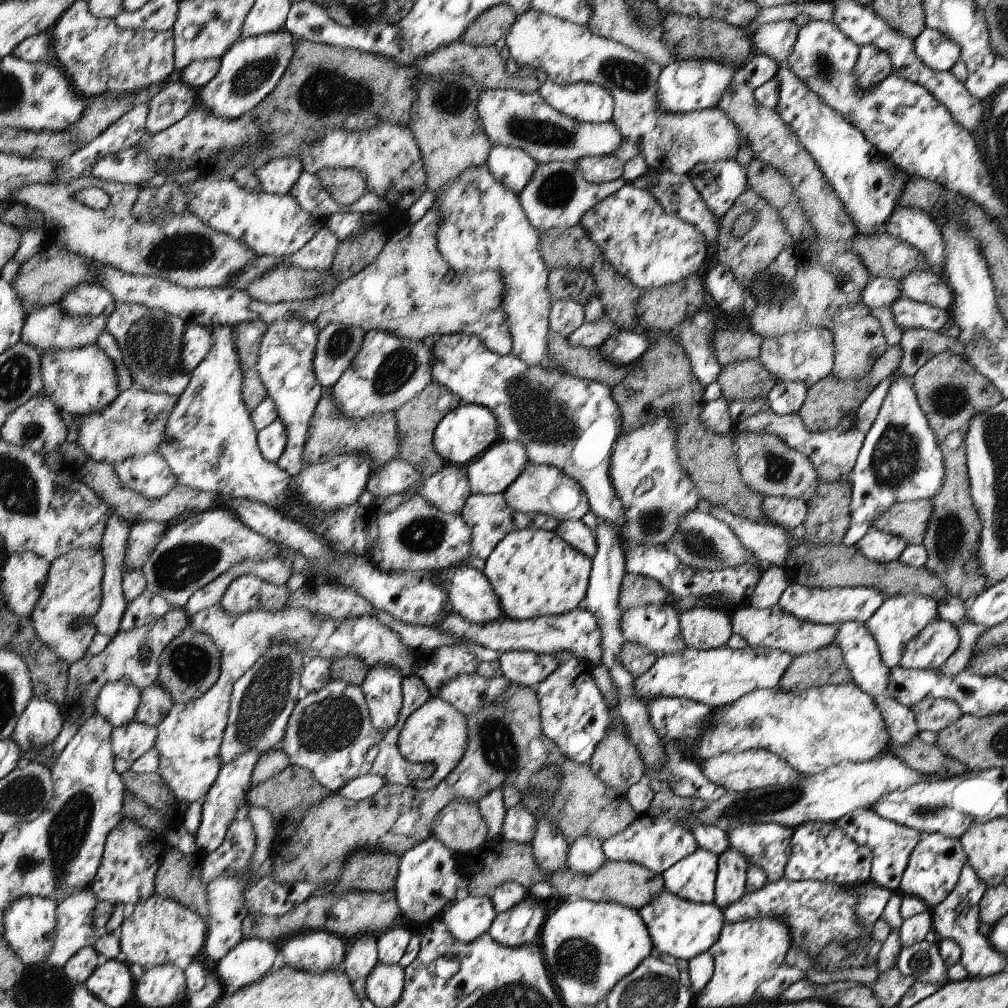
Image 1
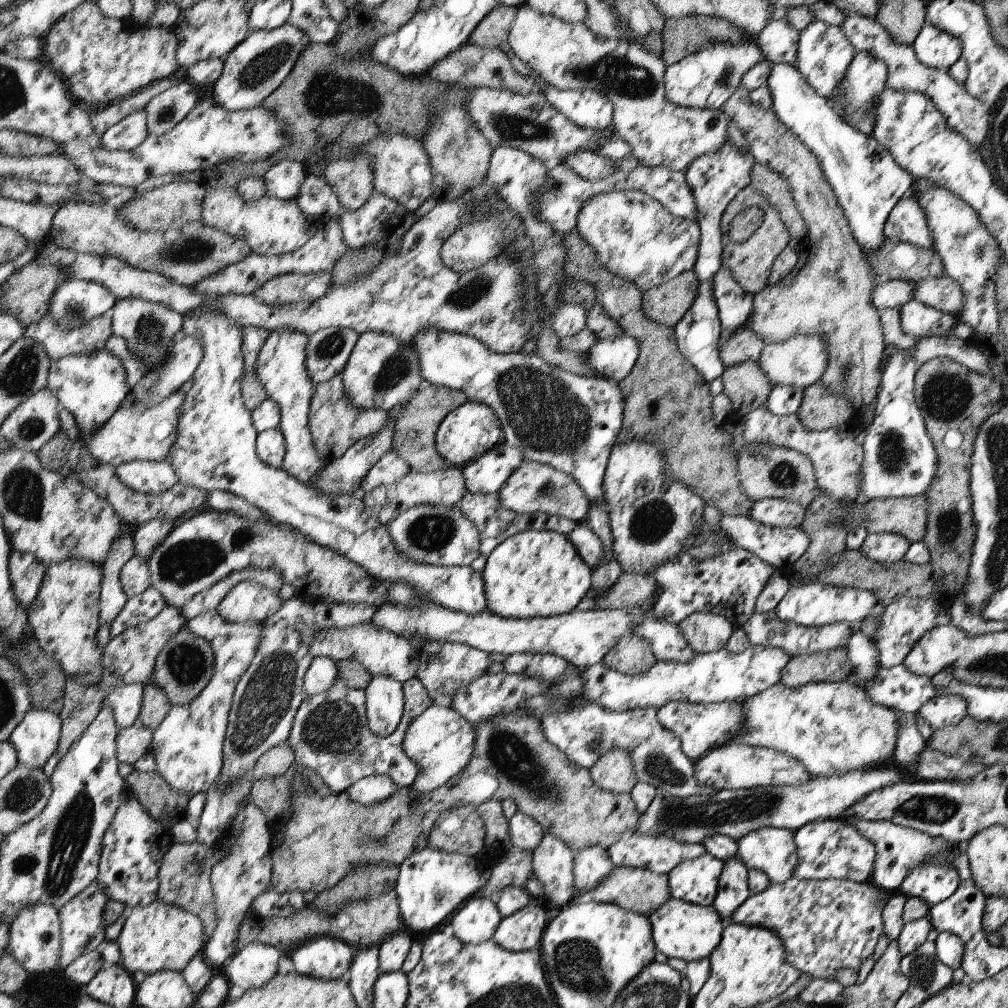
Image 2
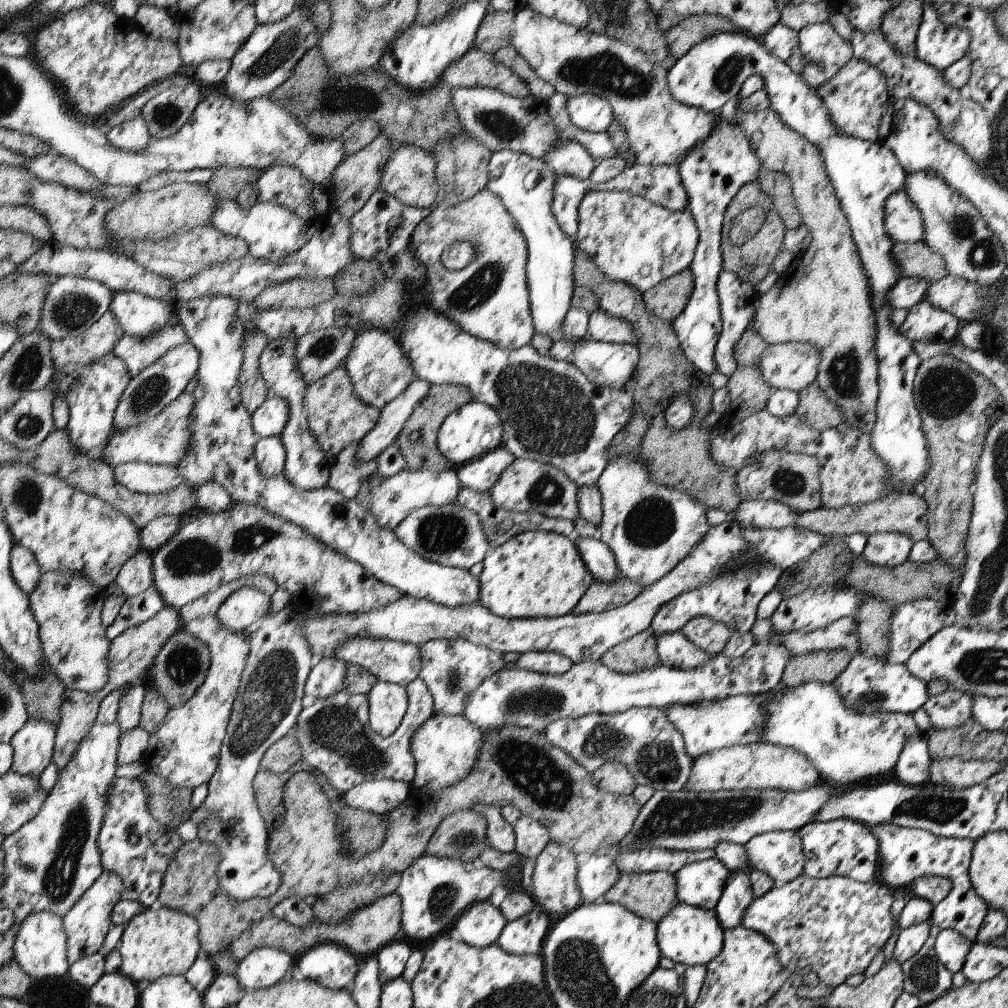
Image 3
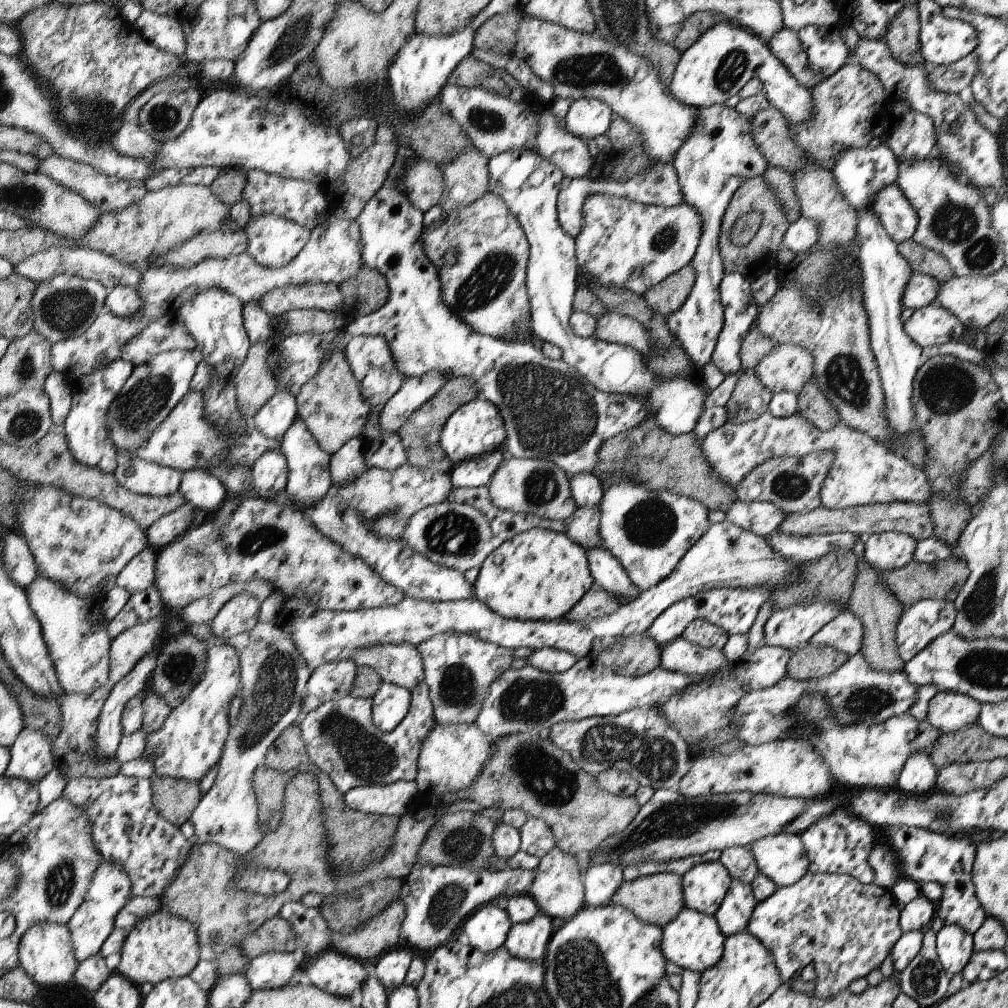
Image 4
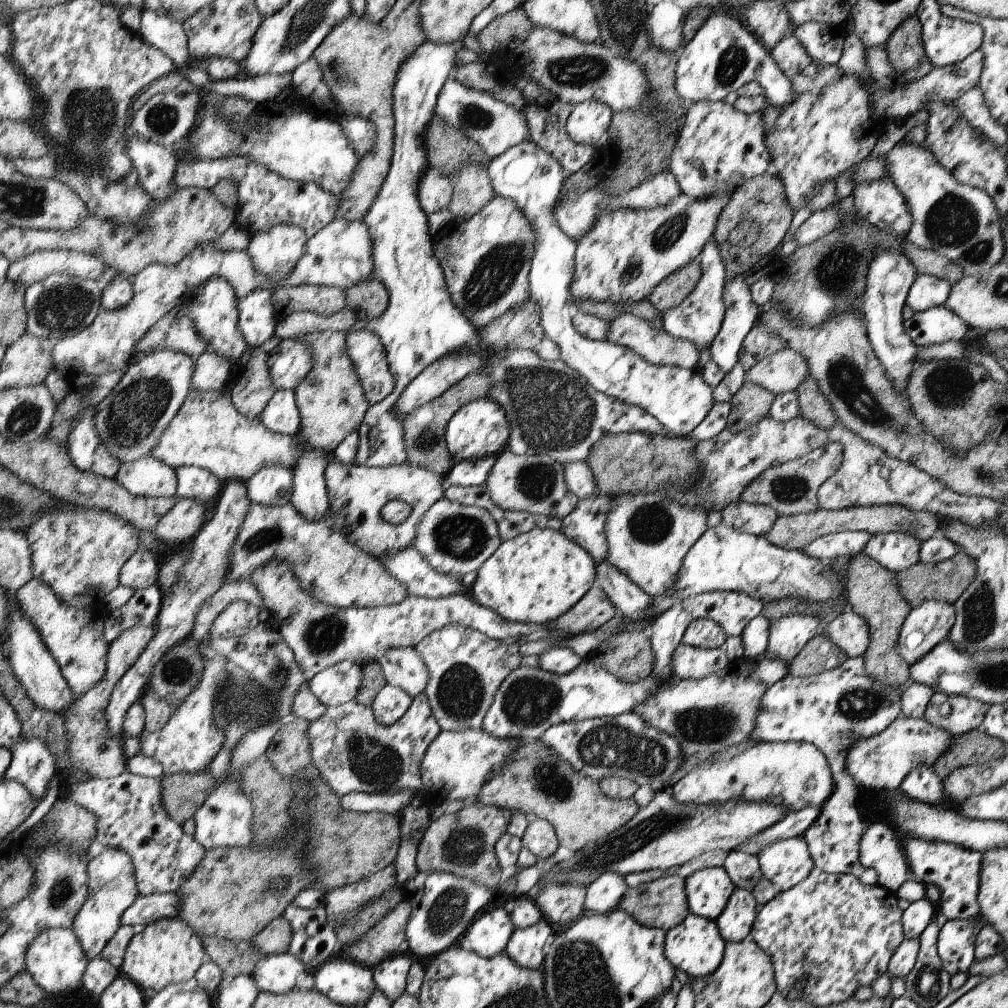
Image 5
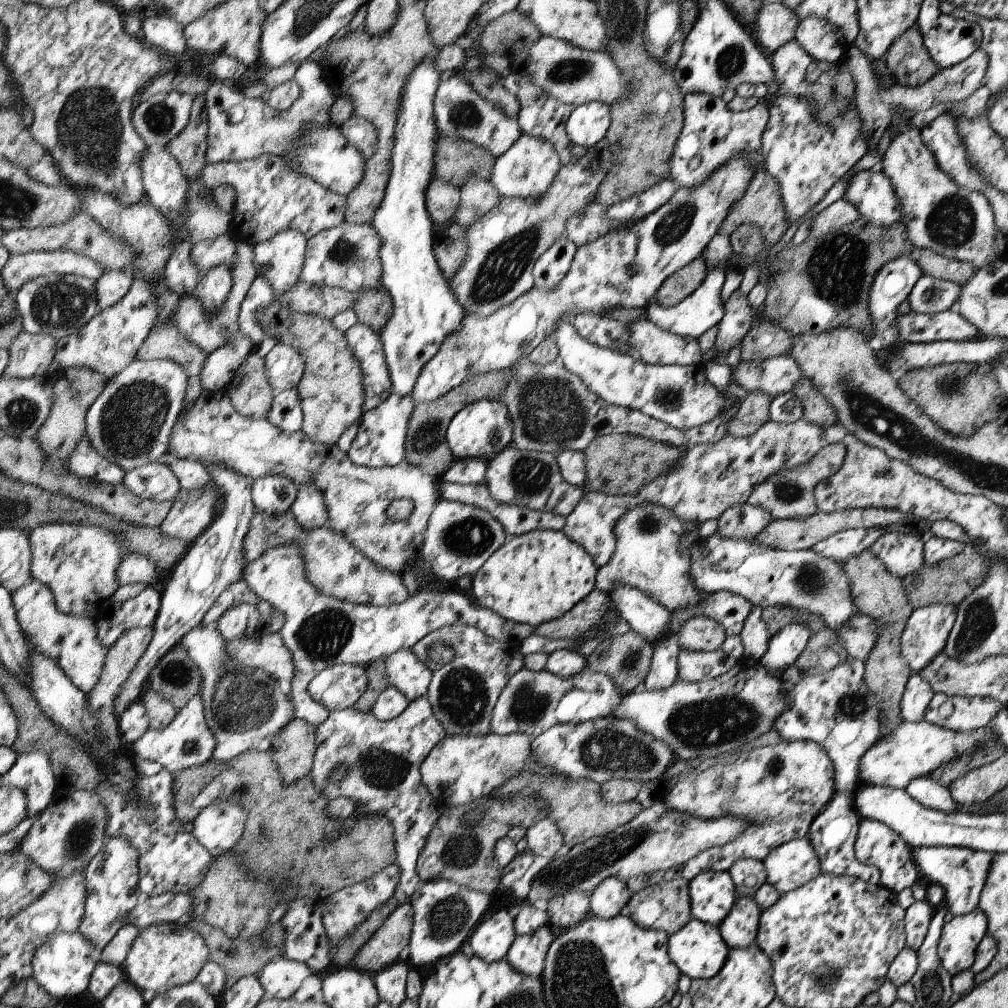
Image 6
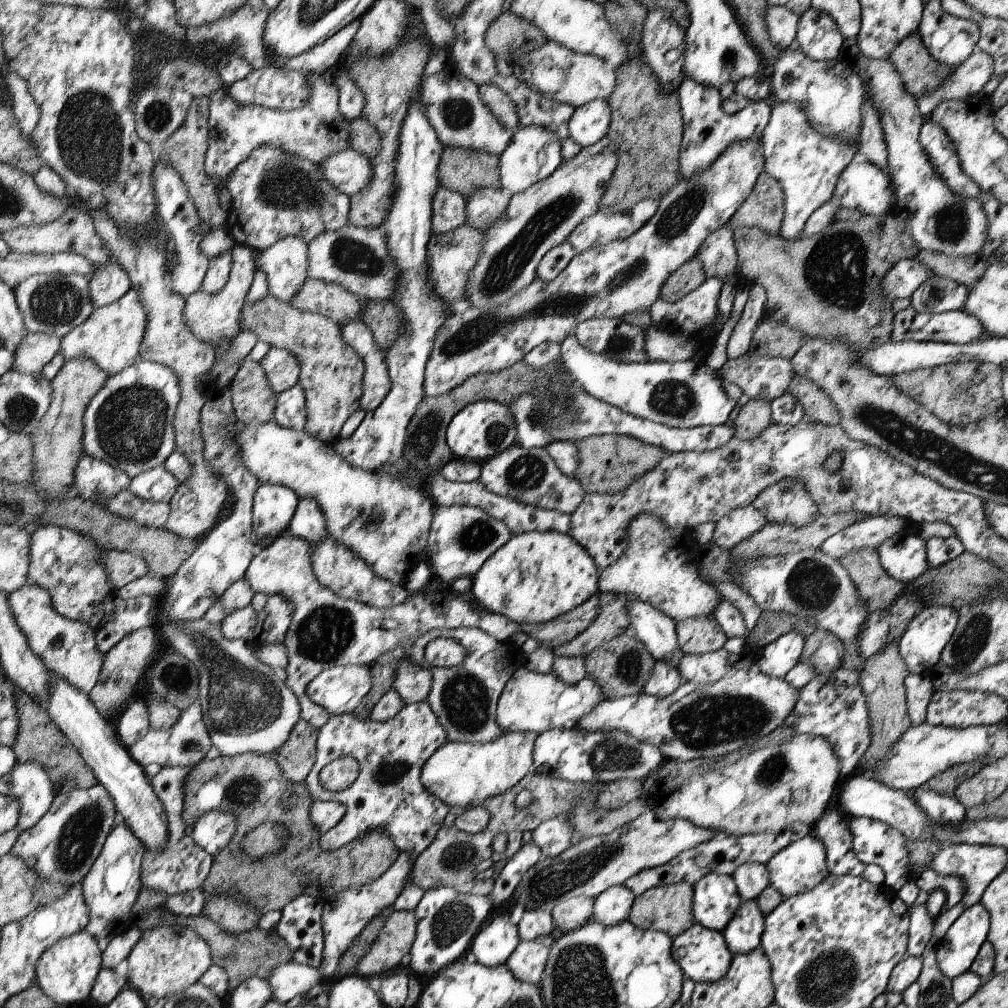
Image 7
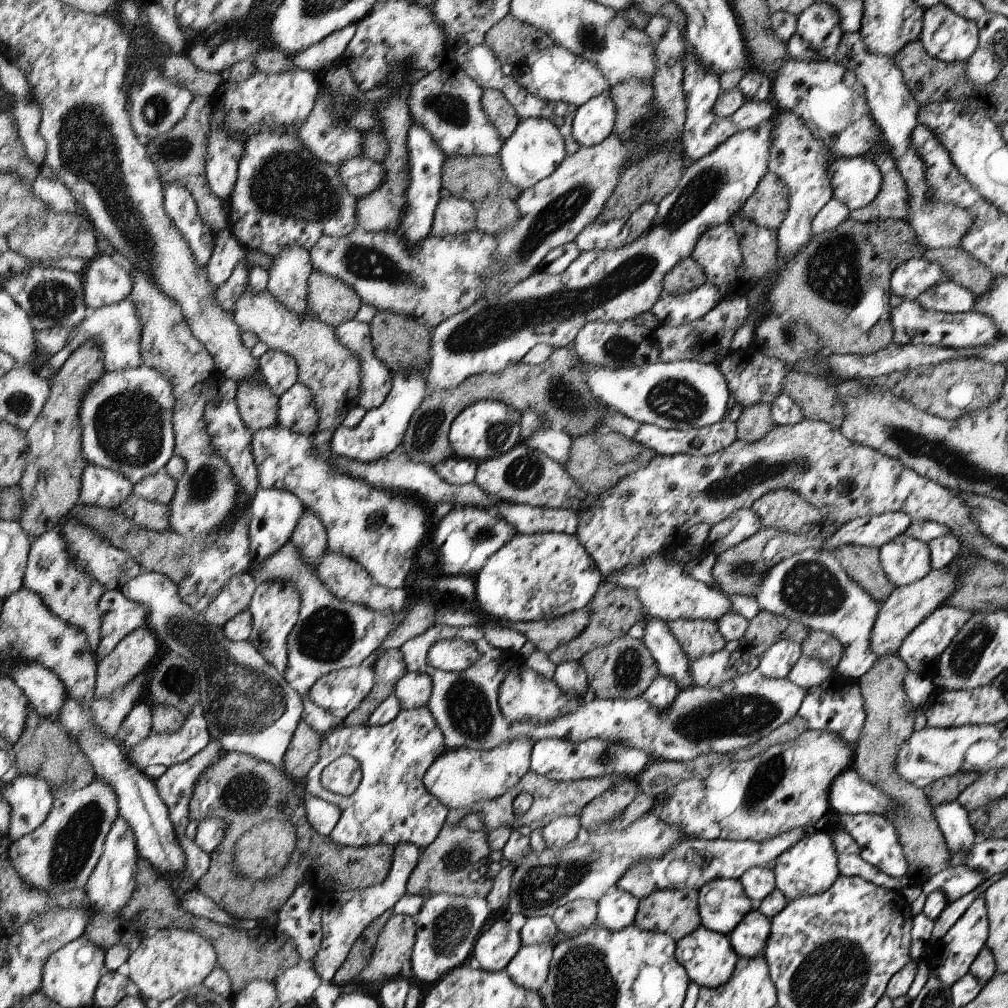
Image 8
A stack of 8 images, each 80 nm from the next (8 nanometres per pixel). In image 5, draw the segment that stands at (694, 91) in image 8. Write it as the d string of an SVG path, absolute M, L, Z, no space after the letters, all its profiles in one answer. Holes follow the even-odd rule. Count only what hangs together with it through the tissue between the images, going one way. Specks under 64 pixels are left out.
M702 99L701 101L688 103L676 146L674 146L669 160L668 170L674 175L682 193L705 199L705 196L713 195L718 187L726 183L736 188L743 185L754 175L768 172L770 159L771 156L765 145L765 122L762 110L746 114L737 111L725 101Z

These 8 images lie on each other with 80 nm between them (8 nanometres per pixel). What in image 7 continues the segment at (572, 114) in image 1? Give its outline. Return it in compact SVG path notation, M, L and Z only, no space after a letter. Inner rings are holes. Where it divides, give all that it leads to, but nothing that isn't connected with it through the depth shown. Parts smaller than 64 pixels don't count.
M596 99L578 107L569 120L569 135L581 146L597 143L610 126L610 106L606 99Z

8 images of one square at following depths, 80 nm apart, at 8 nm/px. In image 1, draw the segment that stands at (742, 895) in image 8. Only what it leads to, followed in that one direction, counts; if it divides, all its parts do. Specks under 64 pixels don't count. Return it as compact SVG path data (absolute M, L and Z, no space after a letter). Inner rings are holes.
M700 847L663 872L665 890L695 903L713 903L720 856Z

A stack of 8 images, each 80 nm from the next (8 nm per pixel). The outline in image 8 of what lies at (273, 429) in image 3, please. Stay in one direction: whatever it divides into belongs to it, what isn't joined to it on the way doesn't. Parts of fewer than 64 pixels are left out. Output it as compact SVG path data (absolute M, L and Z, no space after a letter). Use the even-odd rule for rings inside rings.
M299 380L280 397L277 424L310 437L317 432L318 422L312 391Z

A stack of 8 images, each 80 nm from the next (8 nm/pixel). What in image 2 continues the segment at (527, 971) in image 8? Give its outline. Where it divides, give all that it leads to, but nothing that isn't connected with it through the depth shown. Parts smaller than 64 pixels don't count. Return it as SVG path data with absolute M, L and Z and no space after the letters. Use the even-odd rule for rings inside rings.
M531 896L523 909L502 919L492 939L510 951L531 951L537 949L536 942L544 938L546 922L544 902Z

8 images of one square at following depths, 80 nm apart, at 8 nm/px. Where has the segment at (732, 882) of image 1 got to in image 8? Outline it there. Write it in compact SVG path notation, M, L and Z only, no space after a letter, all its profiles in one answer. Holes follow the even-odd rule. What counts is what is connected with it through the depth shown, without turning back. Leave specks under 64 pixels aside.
M753 908L728 937L739 957L753 959L763 956L770 931L771 919Z

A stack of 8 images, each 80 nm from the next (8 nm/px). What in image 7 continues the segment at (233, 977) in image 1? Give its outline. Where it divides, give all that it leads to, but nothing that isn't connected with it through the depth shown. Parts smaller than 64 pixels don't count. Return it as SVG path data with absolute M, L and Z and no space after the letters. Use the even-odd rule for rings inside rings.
M294 960L278 965L269 974L268 982L276 1002L287 1003L298 994L306 994L316 982L320 982L320 972L307 964Z

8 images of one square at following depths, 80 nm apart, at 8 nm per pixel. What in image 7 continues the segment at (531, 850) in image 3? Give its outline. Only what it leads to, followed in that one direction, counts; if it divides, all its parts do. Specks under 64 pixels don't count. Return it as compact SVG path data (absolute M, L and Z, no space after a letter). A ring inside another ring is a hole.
M566 815L548 819L532 831L531 840L541 848L544 857L558 856L571 845L573 826Z

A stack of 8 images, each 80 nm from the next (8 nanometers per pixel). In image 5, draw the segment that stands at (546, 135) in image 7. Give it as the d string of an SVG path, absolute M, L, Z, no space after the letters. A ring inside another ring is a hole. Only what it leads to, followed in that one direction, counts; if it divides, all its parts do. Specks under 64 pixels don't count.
M526 139L520 144L509 148L504 154L494 157L488 166L488 173L492 178L492 185L498 197L506 197L515 200L518 208L530 220L531 227L537 232L535 243L535 256L532 268L529 272L530 299L534 299L541 308L541 324L545 330L543 338L550 339L559 348L559 358L565 361L570 368L586 377L590 385L593 385L598 392L616 400L621 400L629 405L639 406L645 409L652 416L665 426L668 434L672 437L688 437L689 434L709 415L714 408L715 394L702 377L698 368L687 369L670 365L653 365L644 360L640 354L622 345L610 341L595 341L582 336L573 325L575 307L572 304L569 286L575 269L575 250L577 242L566 236L555 221L555 208L559 198L559 192L563 185L563 168L558 159L544 150L532 139Z

